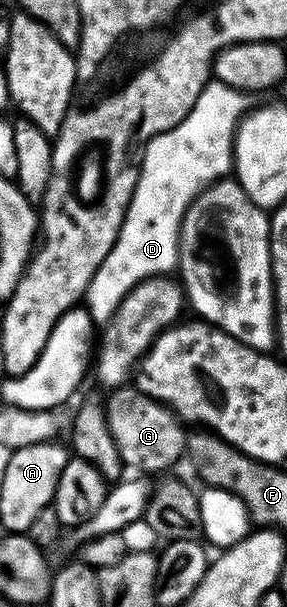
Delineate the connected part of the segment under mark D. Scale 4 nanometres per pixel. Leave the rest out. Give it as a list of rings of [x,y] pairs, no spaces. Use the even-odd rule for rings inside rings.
[[[211,80],[205,86],[191,112],[179,125],[165,133],[155,135],[146,143],[142,152],[143,160],[138,184],[127,206],[116,242],[111,248],[111,252],[107,254],[105,260],[94,272],[87,287],[85,304],[96,323],[106,323],[122,299],[138,283],[151,277],[168,275],[176,269],[179,261],[181,222],[194,199],[232,171],[234,167],[233,143],[236,139],[236,130],[241,119],[250,109],[249,100],[250,97],[245,92],[221,81]]]

